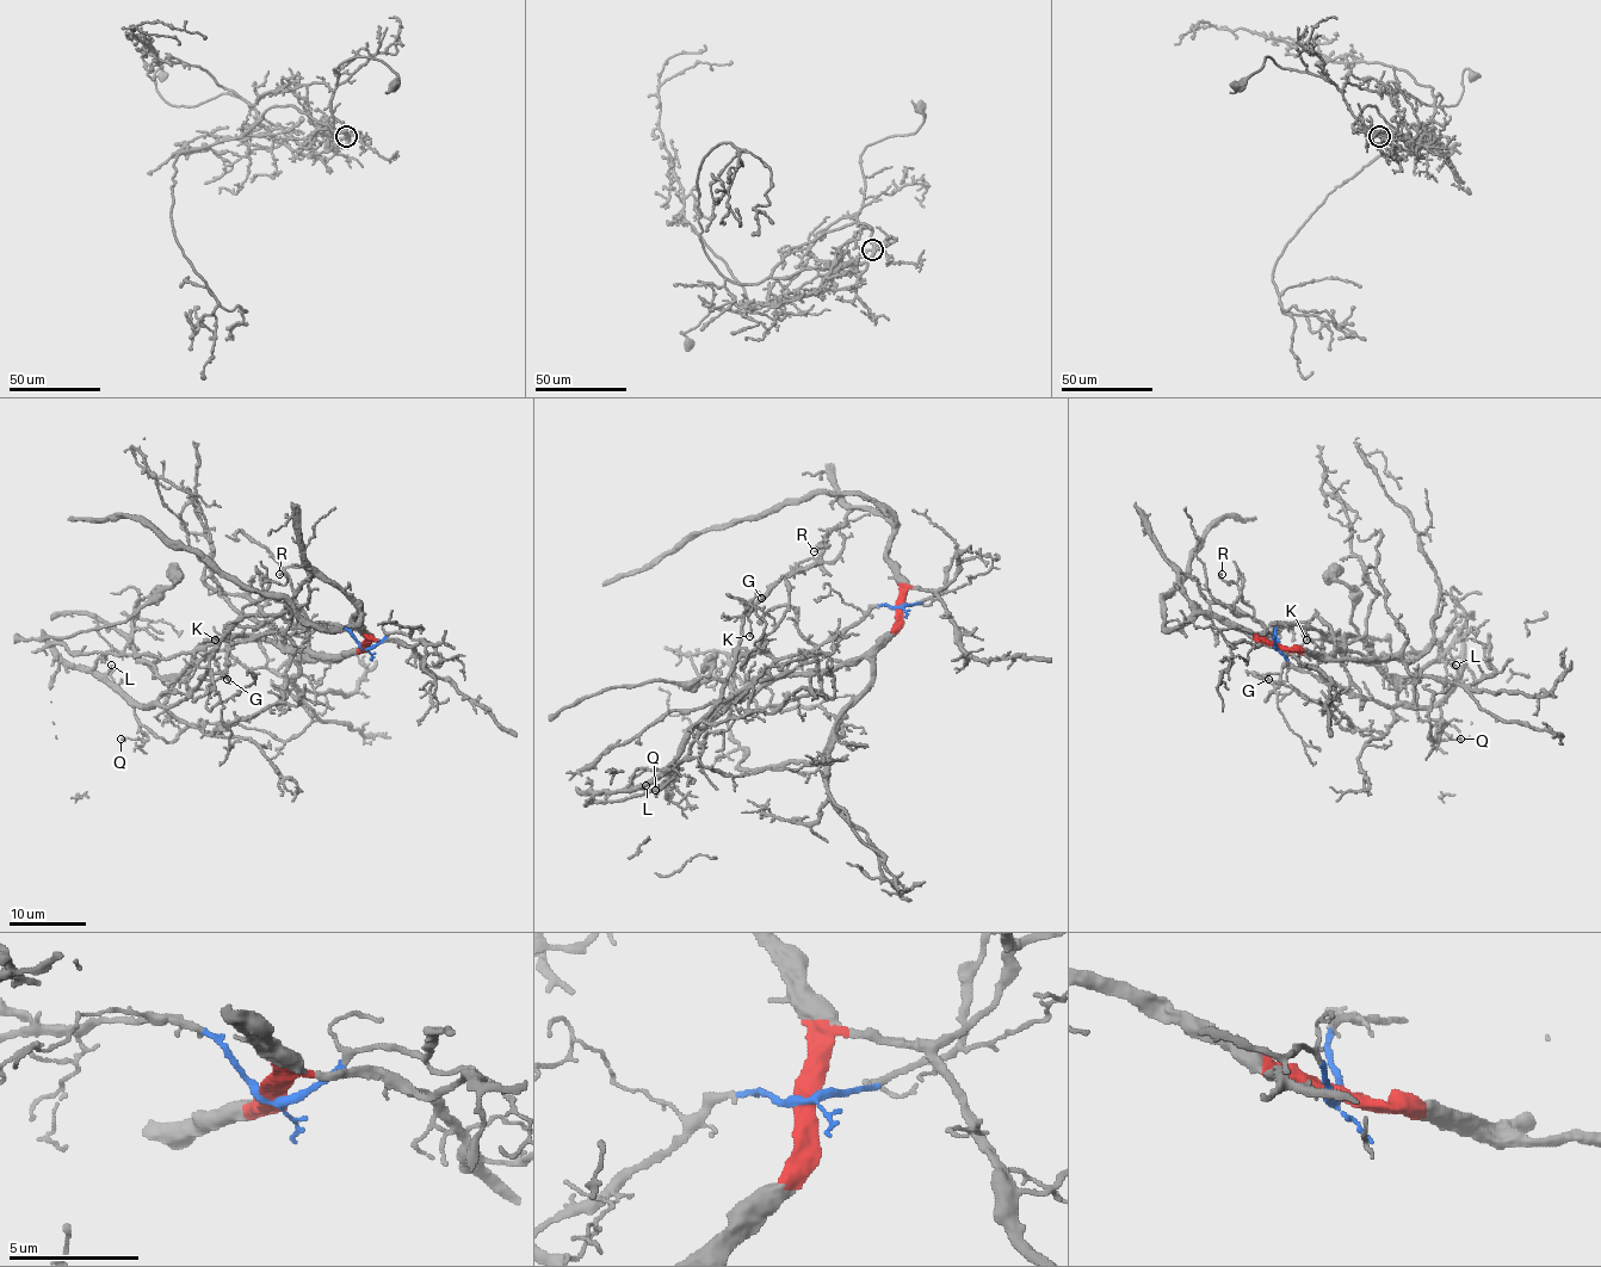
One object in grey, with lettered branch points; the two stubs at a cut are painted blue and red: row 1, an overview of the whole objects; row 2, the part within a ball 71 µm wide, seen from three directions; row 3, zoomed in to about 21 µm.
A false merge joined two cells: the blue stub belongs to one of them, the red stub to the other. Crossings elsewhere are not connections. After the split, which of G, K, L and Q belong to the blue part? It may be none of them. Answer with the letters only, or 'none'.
G, K, L, Q

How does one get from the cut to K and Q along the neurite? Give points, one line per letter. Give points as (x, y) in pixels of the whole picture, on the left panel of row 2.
K: (363, 648), (335, 625), (294, 625), (235, 641), (193, 662), (159, 702), (172, 706), (199, 683), (214, 638)
Q: (363, 648), (335, 625), (294, 625), (235, 641), (193, 662), (154, 702), (137, 706), (143, 737), (122, 739)

